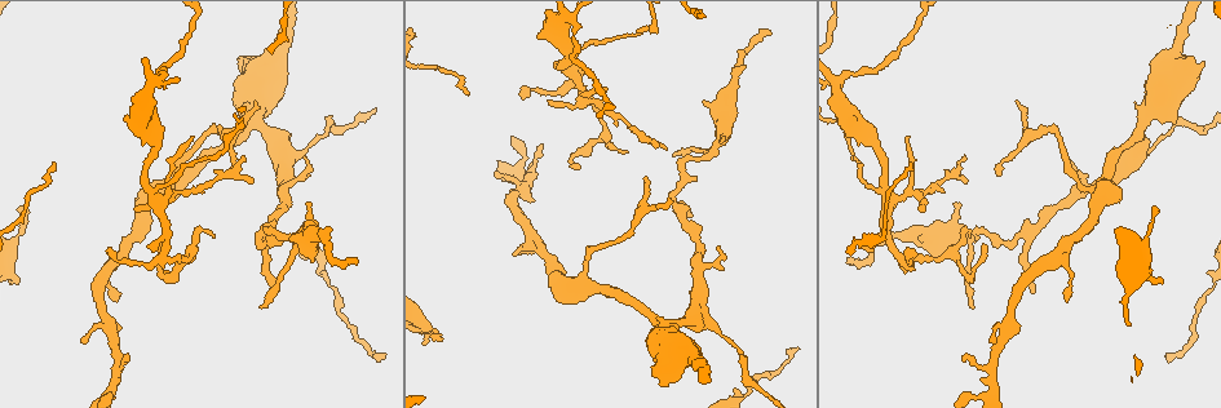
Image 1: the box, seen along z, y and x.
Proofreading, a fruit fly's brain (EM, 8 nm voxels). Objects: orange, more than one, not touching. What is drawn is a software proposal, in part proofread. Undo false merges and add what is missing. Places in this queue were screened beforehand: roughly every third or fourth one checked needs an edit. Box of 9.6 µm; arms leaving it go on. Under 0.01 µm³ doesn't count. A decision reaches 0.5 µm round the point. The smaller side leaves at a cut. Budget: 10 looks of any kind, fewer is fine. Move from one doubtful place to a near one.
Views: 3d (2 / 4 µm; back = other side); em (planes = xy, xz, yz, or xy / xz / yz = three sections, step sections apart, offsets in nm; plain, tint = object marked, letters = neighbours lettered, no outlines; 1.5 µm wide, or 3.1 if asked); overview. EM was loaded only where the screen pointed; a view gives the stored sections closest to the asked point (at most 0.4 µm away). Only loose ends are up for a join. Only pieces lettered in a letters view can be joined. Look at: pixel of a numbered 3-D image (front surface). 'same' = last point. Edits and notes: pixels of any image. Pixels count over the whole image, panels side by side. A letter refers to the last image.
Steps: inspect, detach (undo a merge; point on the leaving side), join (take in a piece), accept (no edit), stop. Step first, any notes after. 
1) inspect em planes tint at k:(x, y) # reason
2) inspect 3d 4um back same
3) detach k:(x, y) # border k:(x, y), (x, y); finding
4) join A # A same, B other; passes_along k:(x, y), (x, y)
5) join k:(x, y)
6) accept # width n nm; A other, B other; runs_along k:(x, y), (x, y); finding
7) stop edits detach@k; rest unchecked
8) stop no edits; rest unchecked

inspect 3d 2um at 1:(253, 103) # tapers out

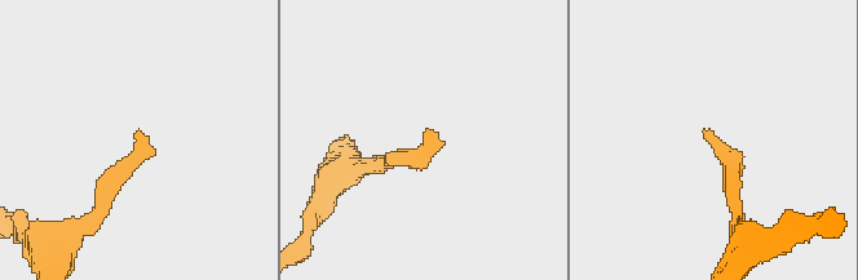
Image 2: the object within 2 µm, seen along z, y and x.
inspect em xy step 8 tint at 2:(706, 133) # shape alone is not enough

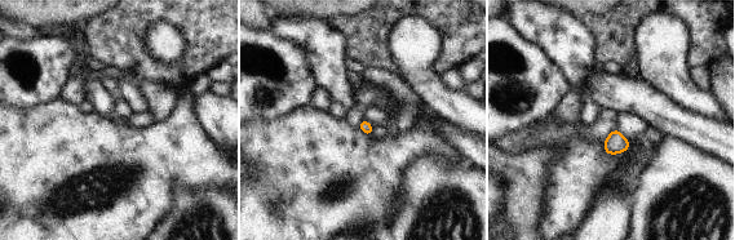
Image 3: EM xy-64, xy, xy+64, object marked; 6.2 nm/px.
inspect em yz step 8 letters same # cut it another way

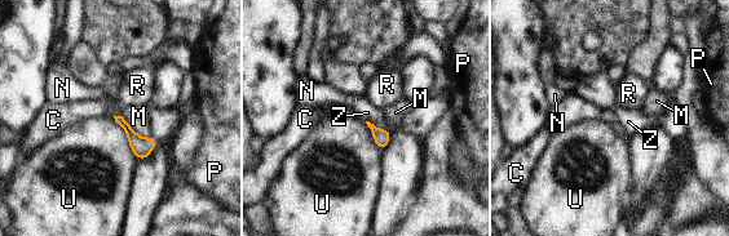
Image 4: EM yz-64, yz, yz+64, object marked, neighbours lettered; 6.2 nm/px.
accept # C other, M other, N other, P other, R other, U other, Z other; border 4:(113, 116), (137, 157); none of them fits

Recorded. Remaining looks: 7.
inspect 3d 4um at 1:(213, 238) # tapers out

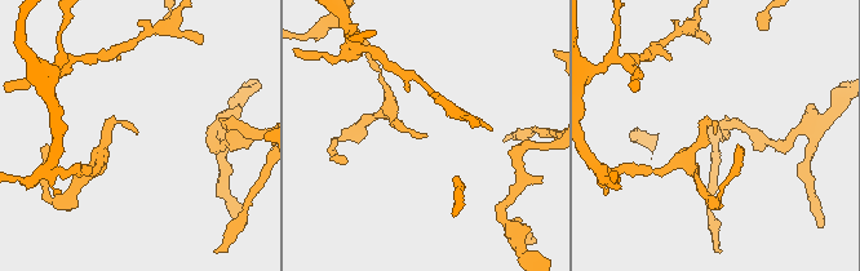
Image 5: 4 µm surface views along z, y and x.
inspect em planes letters at 5:(426, 136) # now the EM

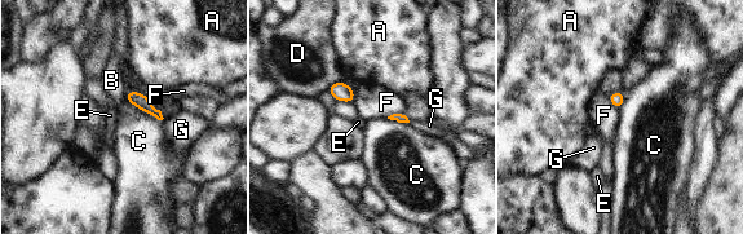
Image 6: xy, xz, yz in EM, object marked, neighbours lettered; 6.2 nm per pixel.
accept # A other, B other, C other, D other, E other, F other, G other; border 6:(125, 97), (140, 109), (163, 119); none of them fits

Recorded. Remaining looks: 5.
inspect 3d 4um at 1:(711, 154) # thin arm on a thick one

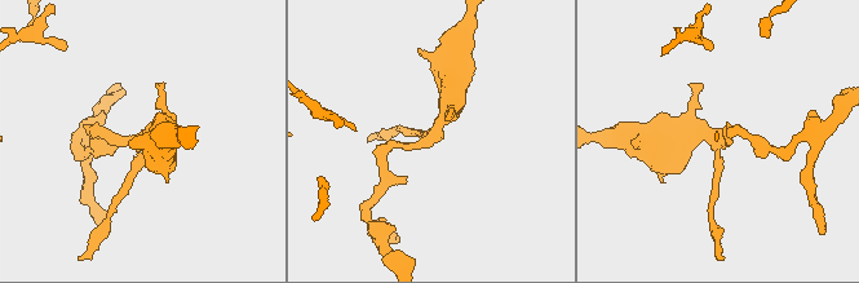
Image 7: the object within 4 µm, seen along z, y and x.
inspect em planes tint at 7:(718, 140)

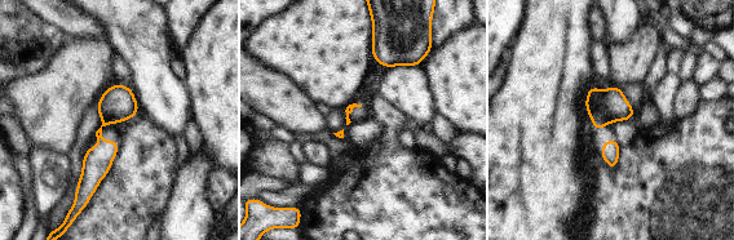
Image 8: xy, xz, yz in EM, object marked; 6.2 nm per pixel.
inspect em planes letters same # what lies round it

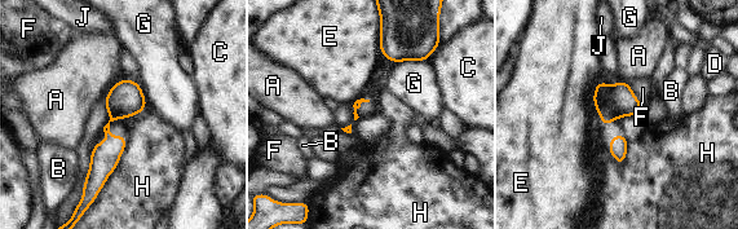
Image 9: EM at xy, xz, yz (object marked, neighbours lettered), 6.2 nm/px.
accept # width 40 nm; A other, B other, C other, D other, E other, F other, G other, H other, J other; runs_along 9:(135, 84), (107, 124), (96, 177); one neuron here

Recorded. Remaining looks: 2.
stop no edits; rest unchecked

